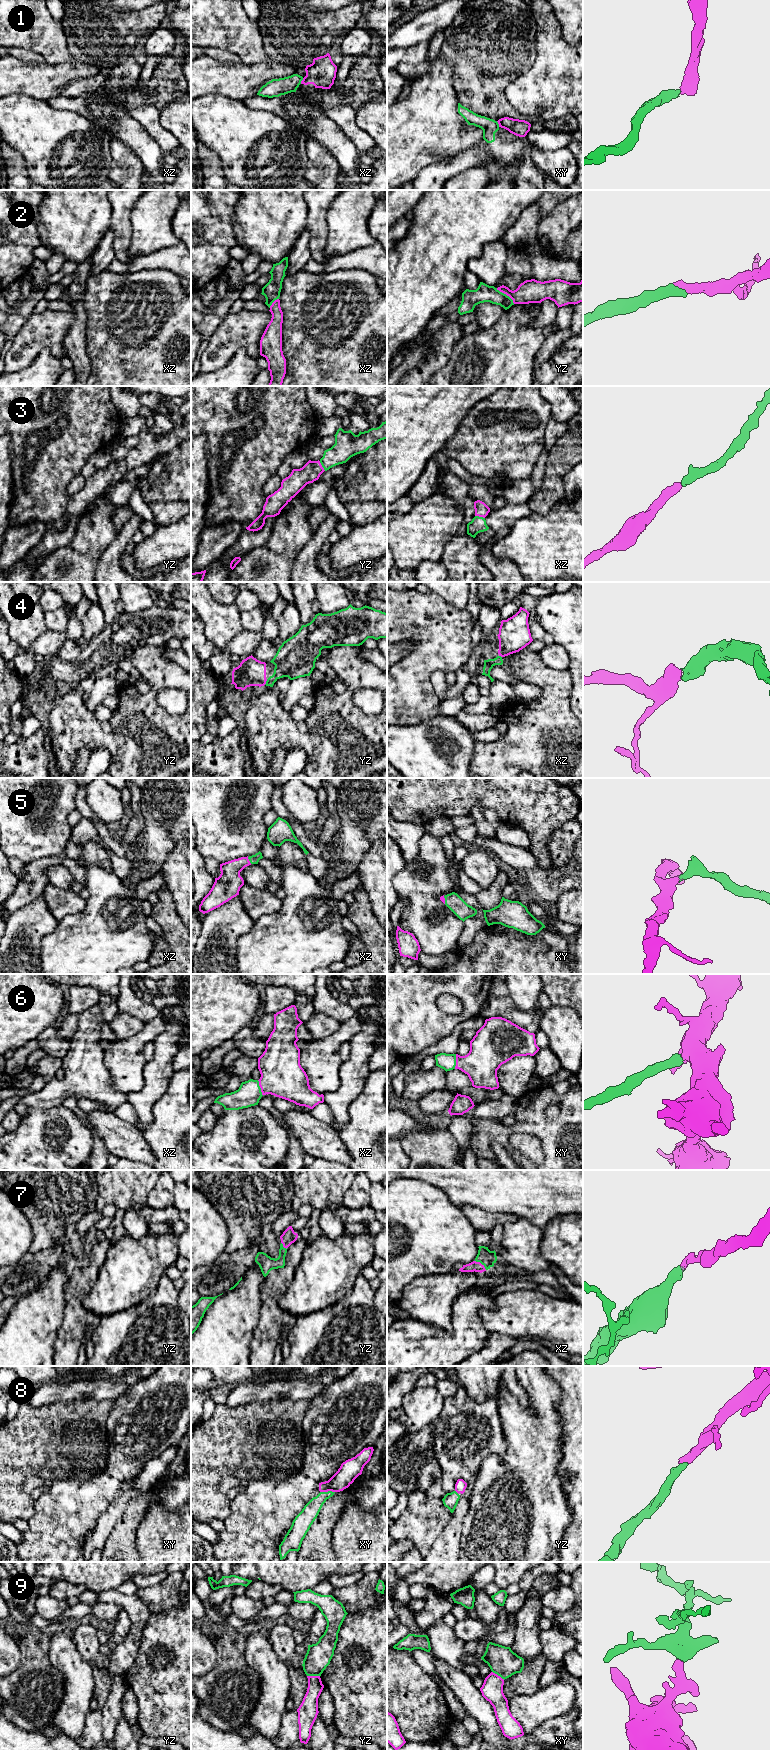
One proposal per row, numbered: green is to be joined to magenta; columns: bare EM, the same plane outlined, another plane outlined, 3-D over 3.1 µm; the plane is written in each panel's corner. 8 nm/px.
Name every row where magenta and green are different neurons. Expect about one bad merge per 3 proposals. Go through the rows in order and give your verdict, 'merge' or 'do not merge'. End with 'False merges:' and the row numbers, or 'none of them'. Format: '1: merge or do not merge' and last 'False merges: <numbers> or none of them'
1: do not merge
2: merge
3: merge
4: merge
5: merge
6: merge
7: merge
8: merge
9: do not merge
False merges: 1, 9

